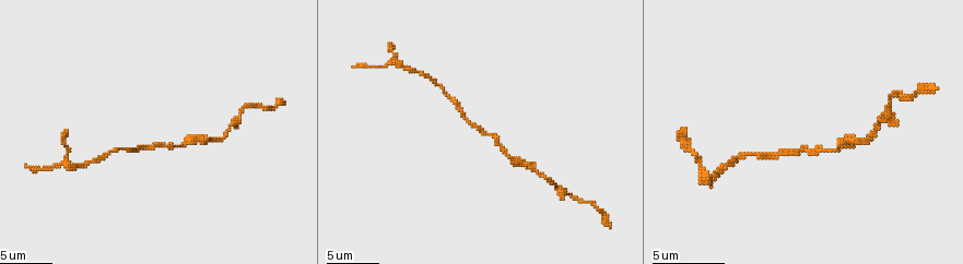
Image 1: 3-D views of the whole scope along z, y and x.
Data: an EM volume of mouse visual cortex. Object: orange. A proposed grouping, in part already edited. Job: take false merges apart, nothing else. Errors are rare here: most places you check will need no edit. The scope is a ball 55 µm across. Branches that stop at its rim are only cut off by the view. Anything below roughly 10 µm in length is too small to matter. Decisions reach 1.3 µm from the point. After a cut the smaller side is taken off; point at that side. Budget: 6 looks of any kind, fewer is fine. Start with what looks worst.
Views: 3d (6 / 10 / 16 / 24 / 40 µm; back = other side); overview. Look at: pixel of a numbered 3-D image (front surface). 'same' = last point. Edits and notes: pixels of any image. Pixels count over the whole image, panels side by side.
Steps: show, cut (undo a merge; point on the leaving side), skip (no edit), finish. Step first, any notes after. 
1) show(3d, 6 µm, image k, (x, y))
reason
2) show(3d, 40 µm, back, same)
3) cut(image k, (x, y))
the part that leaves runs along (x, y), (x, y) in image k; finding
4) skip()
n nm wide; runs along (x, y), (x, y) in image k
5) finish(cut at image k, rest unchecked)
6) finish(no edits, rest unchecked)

show(3d, 10 µm, image 1, (451, 99))
sudden change in width

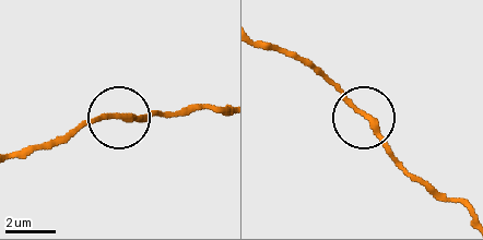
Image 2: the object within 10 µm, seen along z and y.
skip()
250 nm wide; runs along (455, 201), (432, 195), (320, 72) in image 2; continuous, no second neuron

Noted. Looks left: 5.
show(3d, 6 µm, image 1, (492, 133))

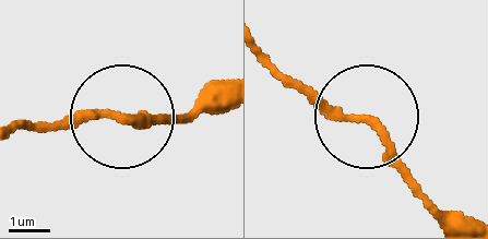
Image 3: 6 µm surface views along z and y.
skip()
runs along (362, 120), (329, 117), (265, 58) in image 3; continuous, no second neuron

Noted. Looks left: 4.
show(3d, 16 µm, image 1, (871, 132))

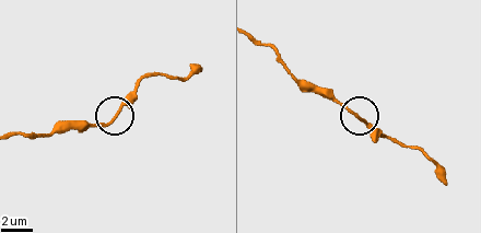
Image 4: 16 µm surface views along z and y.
skip()
runs along (23, 135), (105, 126), (135, 90) in image 4; continuous, no second neuron

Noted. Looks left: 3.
finish(no edits, rest unchecked)

